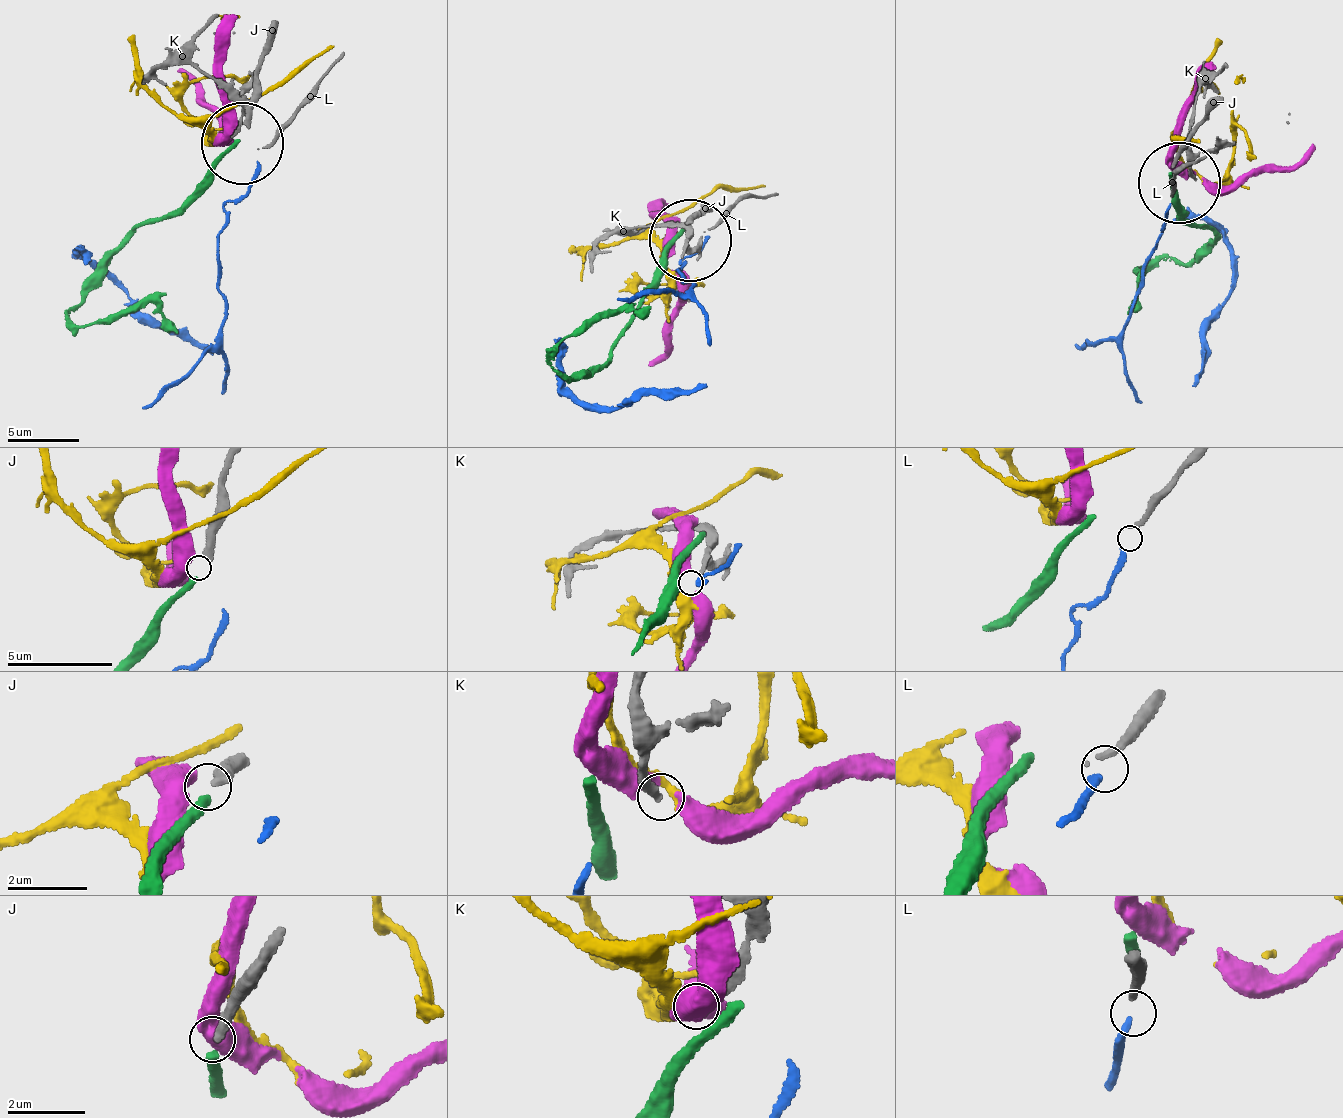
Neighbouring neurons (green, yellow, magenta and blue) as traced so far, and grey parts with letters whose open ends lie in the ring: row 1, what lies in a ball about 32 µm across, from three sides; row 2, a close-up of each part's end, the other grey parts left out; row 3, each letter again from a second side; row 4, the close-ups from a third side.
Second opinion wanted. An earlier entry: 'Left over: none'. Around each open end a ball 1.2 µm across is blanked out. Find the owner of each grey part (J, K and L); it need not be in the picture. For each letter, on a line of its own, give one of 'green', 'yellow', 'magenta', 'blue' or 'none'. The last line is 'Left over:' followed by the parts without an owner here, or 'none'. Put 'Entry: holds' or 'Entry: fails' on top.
Entry: fails
J: green
K: none
L: blue
Left over: K

